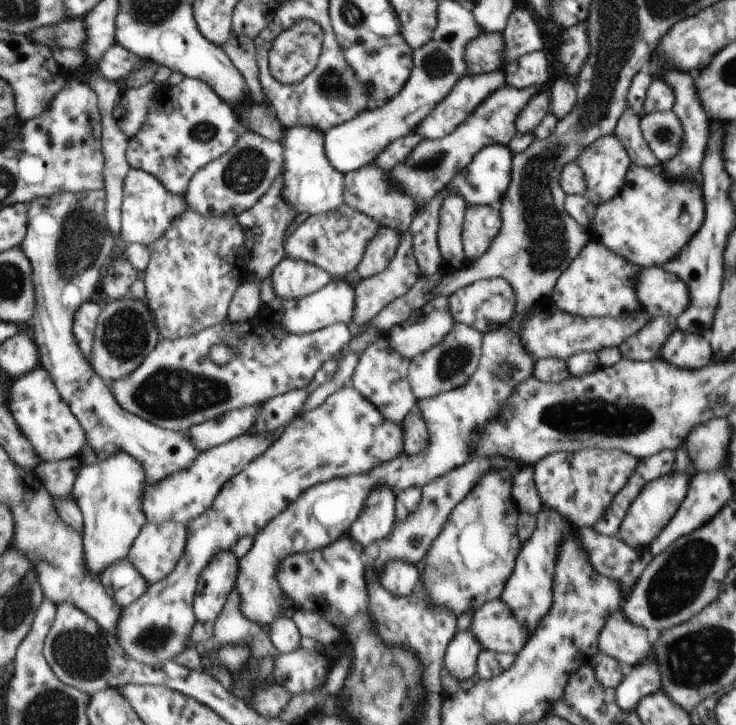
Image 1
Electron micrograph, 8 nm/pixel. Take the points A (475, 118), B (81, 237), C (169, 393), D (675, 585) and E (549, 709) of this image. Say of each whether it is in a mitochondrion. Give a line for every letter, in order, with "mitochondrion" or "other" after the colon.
A: other
B: mitochondrion
C: mitochondrion
D: mitochondrion
E: other

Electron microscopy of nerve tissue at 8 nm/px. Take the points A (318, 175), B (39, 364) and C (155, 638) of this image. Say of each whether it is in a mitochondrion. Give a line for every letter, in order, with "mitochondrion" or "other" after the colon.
A: other
B: other
C: mitochondrion

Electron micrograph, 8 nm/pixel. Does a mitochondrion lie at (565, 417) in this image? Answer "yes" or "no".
yes

